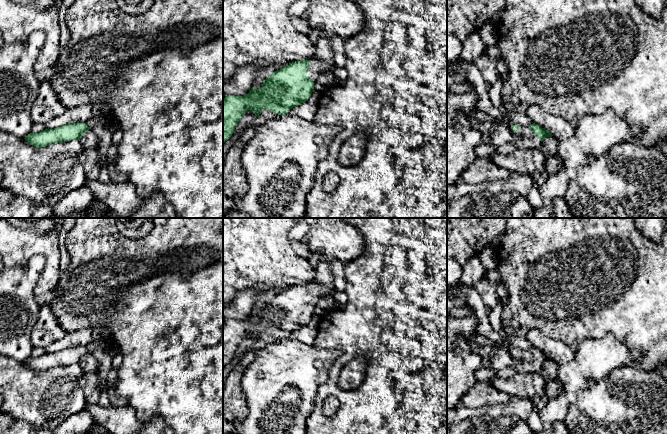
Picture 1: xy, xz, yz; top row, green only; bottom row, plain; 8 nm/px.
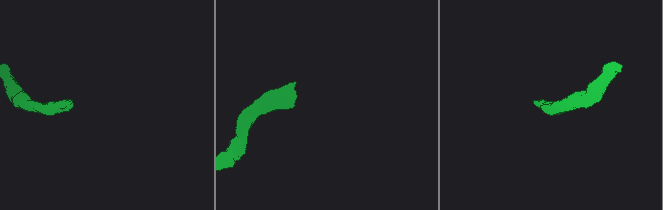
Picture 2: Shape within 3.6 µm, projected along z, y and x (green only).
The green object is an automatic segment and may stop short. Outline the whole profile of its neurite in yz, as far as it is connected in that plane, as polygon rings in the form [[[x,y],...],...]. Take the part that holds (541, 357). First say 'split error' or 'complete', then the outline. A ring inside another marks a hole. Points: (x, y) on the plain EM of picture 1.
split error; [[[532,348],[529,351],[512,349],[511,353],[517,358],[518,363],[515,366],[506,366],[499,370],[496,374],[501,379],[506,379],[516,373],[534,373],[541,369],[541,366],[546,361],[553,359],[537,348]]]

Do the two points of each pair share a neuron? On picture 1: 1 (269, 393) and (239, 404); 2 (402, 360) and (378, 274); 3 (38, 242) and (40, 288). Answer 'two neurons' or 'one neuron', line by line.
1: two neurons
2: one neuron
3: one neuron

